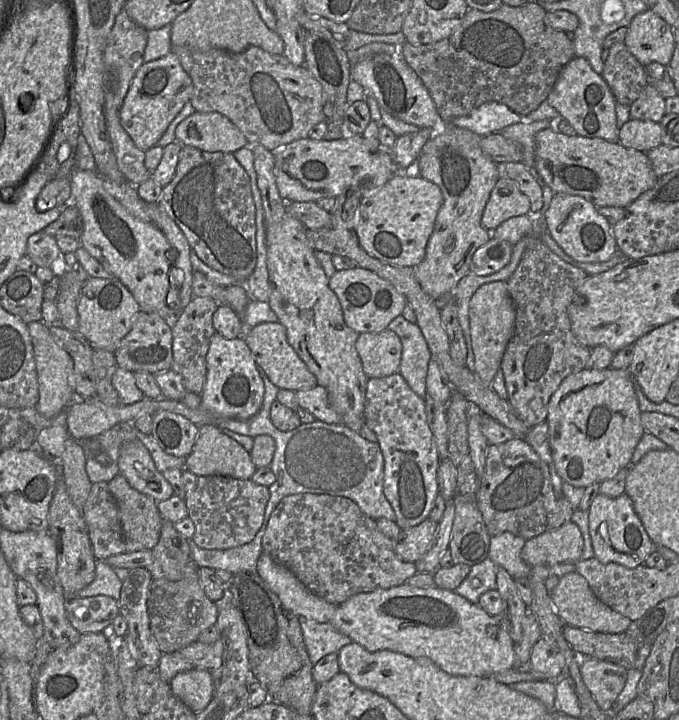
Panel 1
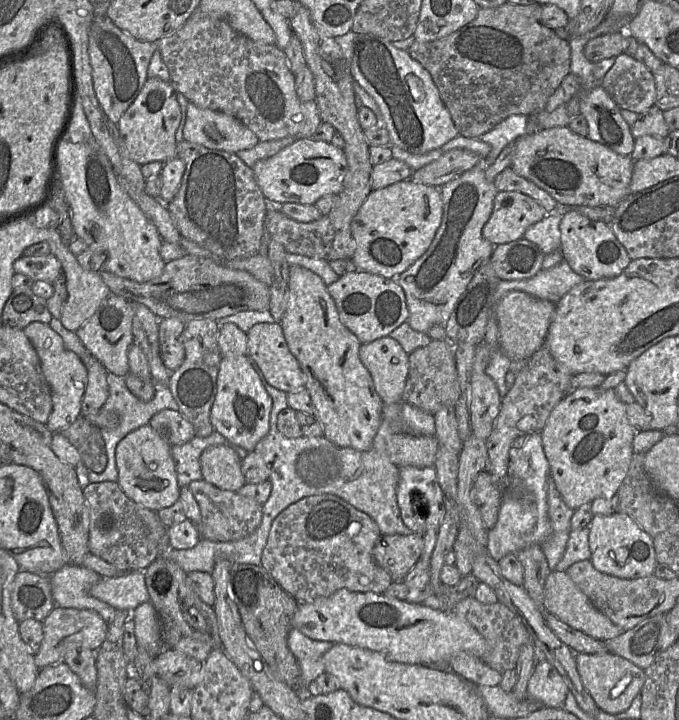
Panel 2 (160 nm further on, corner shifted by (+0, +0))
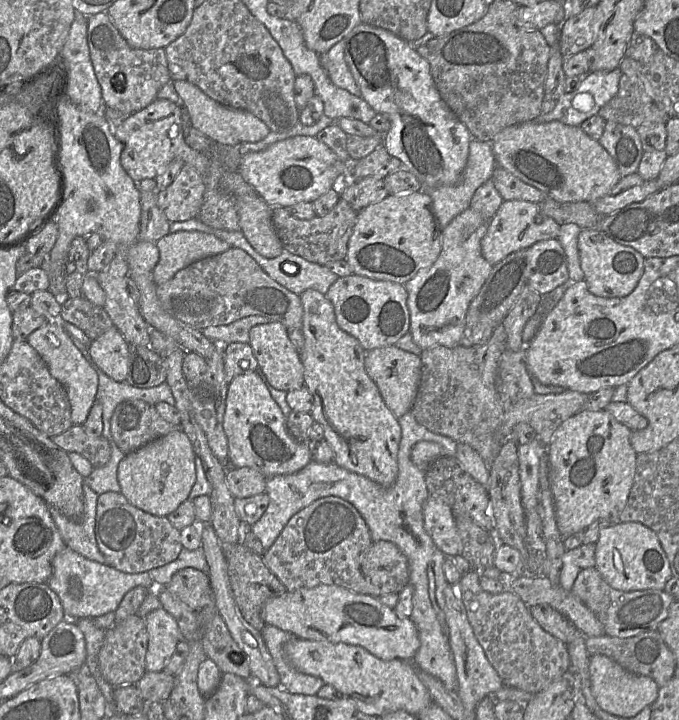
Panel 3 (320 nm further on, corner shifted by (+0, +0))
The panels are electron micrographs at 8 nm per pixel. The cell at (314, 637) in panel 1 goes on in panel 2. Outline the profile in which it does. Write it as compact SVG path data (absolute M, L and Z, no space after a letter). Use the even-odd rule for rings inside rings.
M290 628L287 645L300 667L302 687L297 692L307 694L309 683L325 671L322 657L334 643L313 640L298 629Z

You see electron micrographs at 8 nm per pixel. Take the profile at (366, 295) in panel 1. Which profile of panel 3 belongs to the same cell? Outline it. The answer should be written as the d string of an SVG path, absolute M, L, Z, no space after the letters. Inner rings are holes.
M351 274L339 277L325 294L334 306L339 327L356 338L365 351L395 345L410 331L408 294L403 284Z

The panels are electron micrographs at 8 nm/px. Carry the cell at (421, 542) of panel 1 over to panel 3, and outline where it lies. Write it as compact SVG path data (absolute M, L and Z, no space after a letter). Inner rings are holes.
M376 541L362 553L361 572L371 585L371 595L399 592L409 583L407 557L390 541Z

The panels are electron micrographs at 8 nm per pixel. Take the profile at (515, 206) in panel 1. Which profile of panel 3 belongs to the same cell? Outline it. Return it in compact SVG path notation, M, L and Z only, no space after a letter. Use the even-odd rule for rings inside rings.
M505 200L489 221L487 232L481 240L482 255L493 266L509 254L527 250L539 241L557 239L560 226L552 218L543 215L537 203Z

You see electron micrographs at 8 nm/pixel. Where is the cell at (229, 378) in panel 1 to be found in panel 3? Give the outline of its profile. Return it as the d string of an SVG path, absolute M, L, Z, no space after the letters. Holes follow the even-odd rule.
M258 370L238 375L229 382L223 428L228 440L228 461L231 467L250 467L269 478L293 474L312 461L307 444L299 443L290 436L286 417L272 398Z

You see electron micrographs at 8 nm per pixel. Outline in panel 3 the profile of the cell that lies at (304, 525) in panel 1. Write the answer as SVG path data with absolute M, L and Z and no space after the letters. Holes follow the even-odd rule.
M327 496L294 514L262 557L286 591L338 585L357 594L371 595L371 585L361 572L360 562L372 542L368 525L357 509L340 497Z

